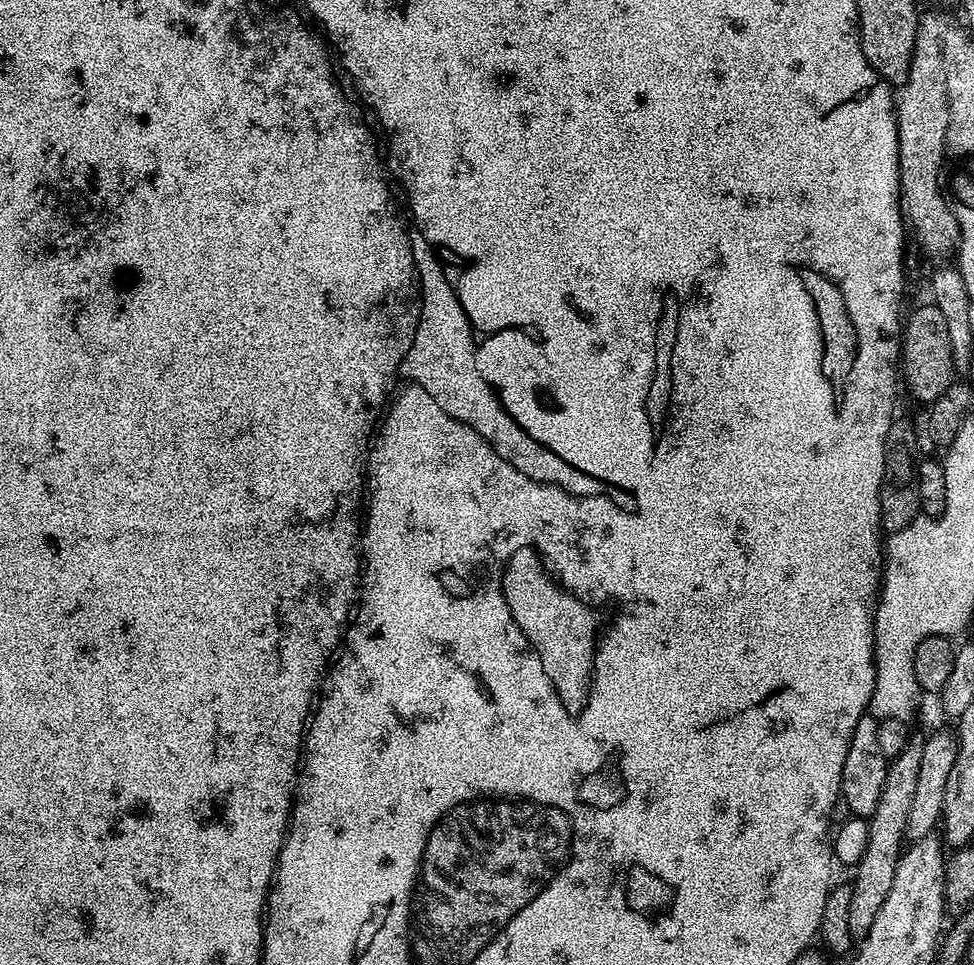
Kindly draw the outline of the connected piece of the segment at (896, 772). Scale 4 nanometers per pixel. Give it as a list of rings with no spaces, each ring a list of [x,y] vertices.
[[[911,733],[907,744],[898,758],[888,765],[886,783],[882,788],[882,795],[875,807],[874,814],[868,818],[868,832],[866,851],[858,864],[855,865],[856,876],[851,881],[851,898],[849,907],[849,927],[854,940],[861,940],[867,935],[870,926],[874,924],[878,910],[890,892],[894,882],[894,871],[906,837],[904,830],[909,821],[911,803],[914,802],[915,787],[917,786],[919,763],[922,762],[922,751],[925,735]]]

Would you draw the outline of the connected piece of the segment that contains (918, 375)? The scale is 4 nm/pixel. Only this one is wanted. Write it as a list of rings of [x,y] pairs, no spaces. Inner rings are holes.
[[[927,302],[907,313],[902,324],[902,380],[908,383],[912,396],[916,400],[931,402],[940,396],[949,395],[952,375],[957,375],[958,369],[952,361],[949,331],[946,330],[945,316],[933,302]]]

